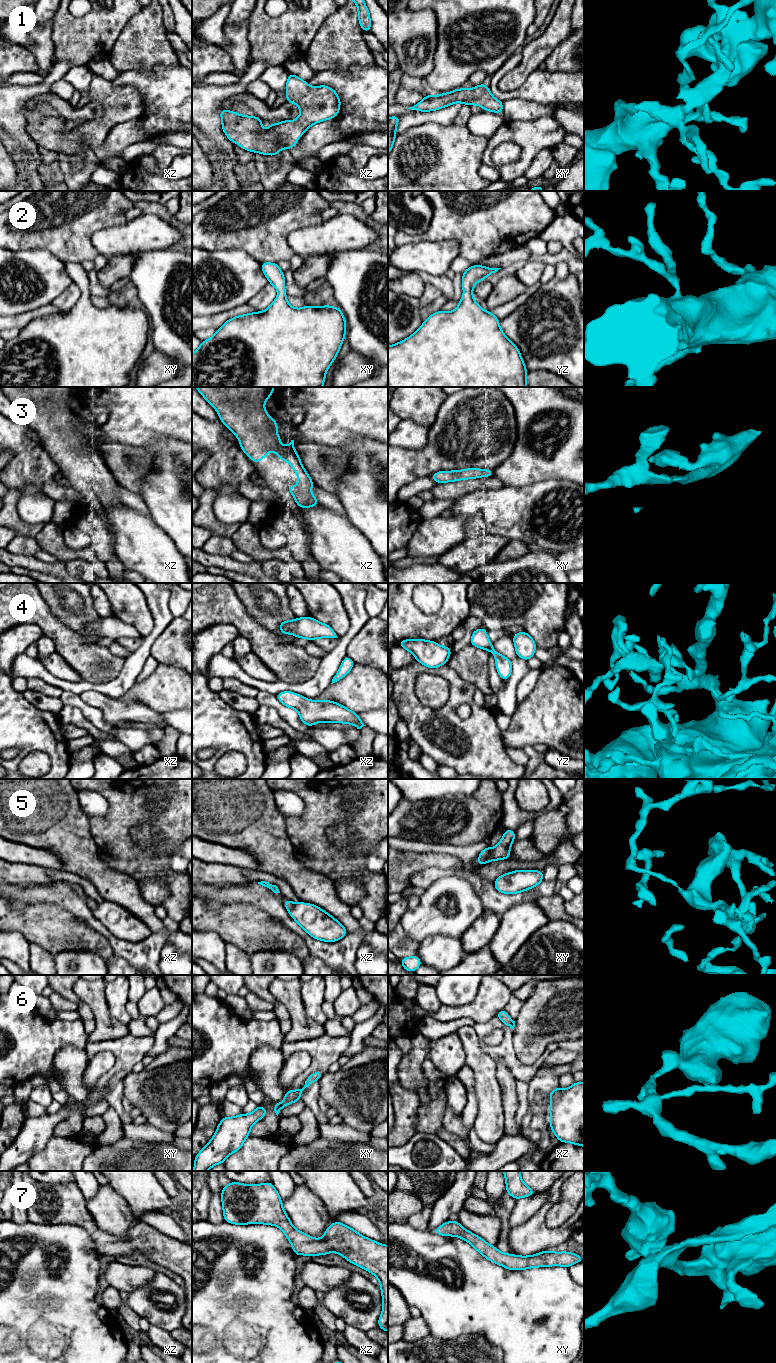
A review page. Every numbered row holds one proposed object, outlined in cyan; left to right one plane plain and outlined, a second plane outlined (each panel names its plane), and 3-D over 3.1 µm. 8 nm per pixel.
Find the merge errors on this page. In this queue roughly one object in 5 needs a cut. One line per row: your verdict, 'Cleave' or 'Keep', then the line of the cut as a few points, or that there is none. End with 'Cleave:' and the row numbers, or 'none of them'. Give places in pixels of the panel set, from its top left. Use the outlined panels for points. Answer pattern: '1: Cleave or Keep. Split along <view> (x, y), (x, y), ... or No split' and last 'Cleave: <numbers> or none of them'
1: Keep. No split
2: Keep. No split
3: Keep. No split
4: Keep. No split
5: Cleave. Split along xy (490, 851), (485, 856), (479, 857)
6: Keep. No split
7: Keep. No split
Cleave: 5

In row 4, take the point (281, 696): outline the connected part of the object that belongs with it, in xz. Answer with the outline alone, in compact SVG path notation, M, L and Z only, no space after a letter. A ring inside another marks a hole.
M290 691L280 692L276 694L276 697L286 707L297 709L301 721L309 727L312 727L317 722L352 724L357 729L366 726L356 712L334 701L309 700Z

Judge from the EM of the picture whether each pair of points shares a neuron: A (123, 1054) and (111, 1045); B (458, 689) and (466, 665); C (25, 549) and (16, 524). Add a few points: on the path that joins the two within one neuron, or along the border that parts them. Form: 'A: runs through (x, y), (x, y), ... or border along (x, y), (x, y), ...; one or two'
A: runs through (120, 1051), (114, 1046); one
B: border along (446, 663), (462, 678), (477, 687); two
C: border along (17, 534), (33, 538); two

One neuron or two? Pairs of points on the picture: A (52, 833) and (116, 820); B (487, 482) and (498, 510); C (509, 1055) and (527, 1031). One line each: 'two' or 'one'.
A: two
B: two
C: two

